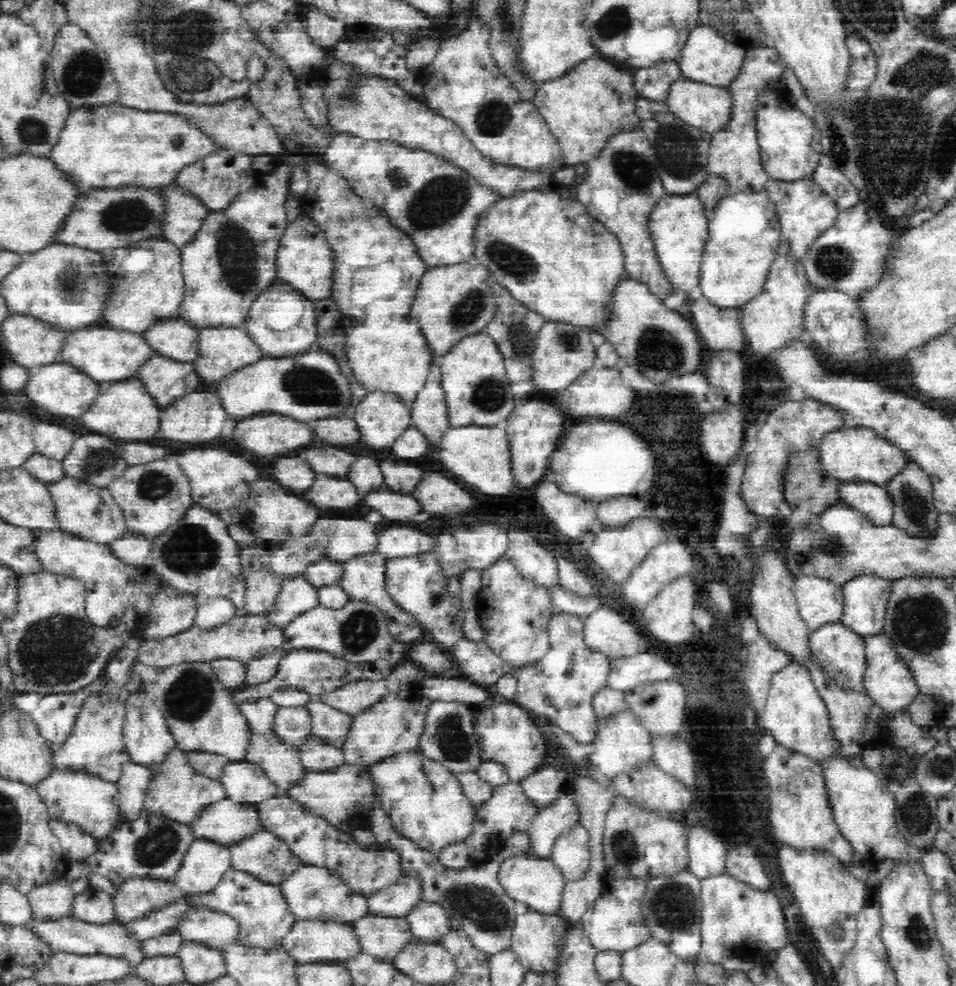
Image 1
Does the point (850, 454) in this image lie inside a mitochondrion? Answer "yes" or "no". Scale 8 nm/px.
no

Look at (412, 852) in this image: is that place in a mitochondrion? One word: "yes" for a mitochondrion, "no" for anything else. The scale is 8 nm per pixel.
no

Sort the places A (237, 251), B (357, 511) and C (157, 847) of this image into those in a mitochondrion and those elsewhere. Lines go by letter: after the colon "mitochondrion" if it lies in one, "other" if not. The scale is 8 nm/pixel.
A: mitochondrion
B: other
C: mitochondrion

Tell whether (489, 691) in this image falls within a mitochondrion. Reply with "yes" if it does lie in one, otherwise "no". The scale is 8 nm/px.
no

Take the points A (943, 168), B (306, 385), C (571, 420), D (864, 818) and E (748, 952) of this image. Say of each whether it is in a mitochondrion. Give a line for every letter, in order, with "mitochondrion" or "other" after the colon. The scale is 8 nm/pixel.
A: mitochondrion
B: mitochondrion
C: other
D: other
E: other

